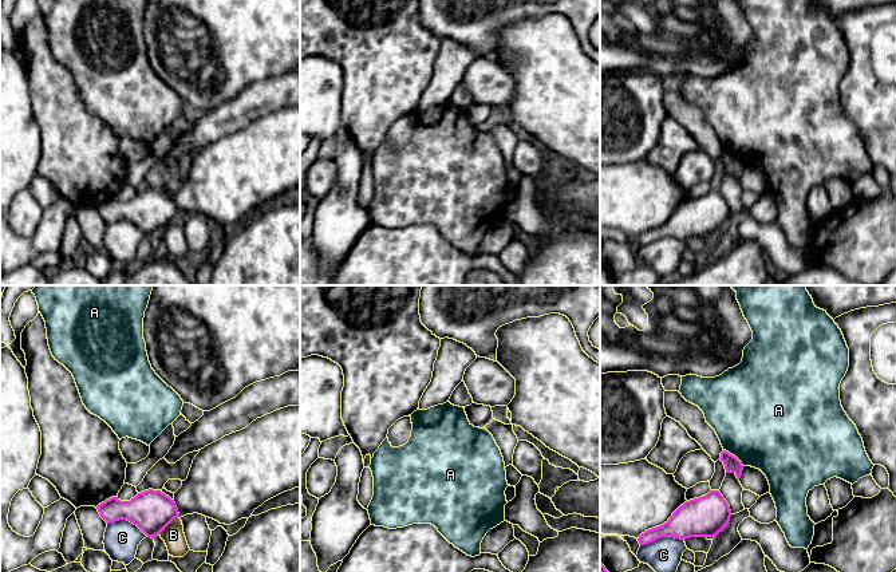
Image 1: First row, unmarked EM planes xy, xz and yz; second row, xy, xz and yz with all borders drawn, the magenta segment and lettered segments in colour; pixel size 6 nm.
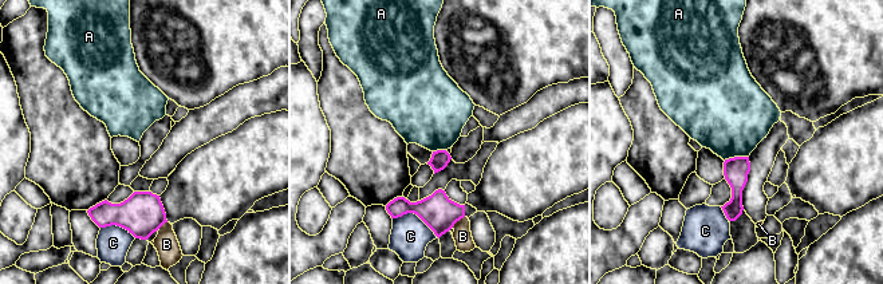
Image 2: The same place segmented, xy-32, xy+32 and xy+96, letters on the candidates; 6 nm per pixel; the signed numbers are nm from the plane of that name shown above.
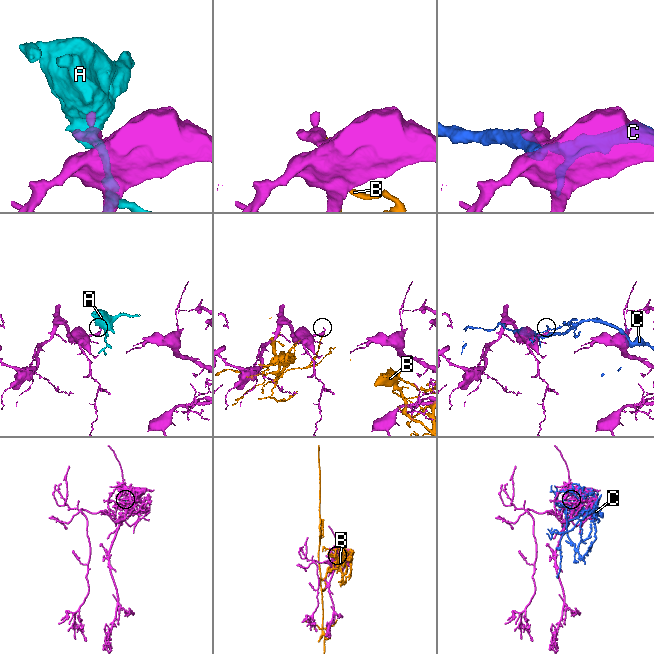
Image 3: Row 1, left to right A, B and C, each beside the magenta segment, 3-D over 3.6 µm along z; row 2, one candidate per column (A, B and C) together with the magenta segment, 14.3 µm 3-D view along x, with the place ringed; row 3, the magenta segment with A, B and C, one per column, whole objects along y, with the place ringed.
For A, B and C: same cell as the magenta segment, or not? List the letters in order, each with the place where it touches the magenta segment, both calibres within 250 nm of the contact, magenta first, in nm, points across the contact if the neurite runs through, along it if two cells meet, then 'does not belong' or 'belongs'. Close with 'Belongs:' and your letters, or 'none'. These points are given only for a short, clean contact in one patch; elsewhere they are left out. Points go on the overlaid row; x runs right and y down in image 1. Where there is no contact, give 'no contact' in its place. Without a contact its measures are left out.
A: yz (734, 456) | 100/500 nm | along yz (723, 449), (743, 465) | does not belong
B: xy (168, 524) | 260/130 nm | does not belong
C: yz (662, 536) | 240/200 nm | does not belong
Belongs: none

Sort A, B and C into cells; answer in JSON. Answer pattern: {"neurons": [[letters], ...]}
{"neurons": [["A"], ["B"], ["C"]]}

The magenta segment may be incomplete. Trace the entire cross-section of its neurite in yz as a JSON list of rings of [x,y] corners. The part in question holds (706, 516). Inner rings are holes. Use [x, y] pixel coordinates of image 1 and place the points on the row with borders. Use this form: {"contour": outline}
{"contour": [[[710,490],[706,496],[686,501],[660,526],[642,533],[640,545],[660,537],[686,540],[690,537],[715,537],[729,524],[731,510],[719,490]]]}

